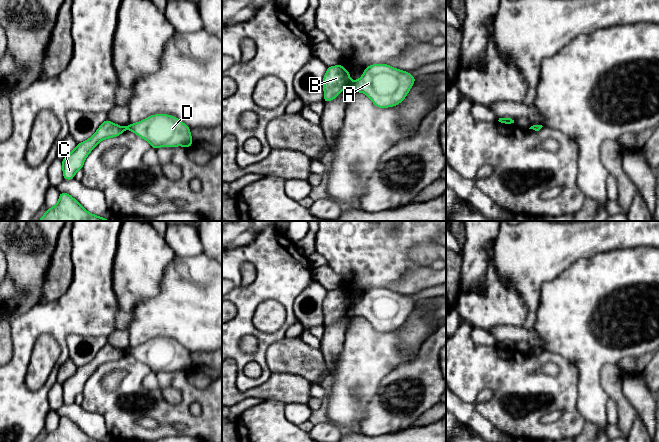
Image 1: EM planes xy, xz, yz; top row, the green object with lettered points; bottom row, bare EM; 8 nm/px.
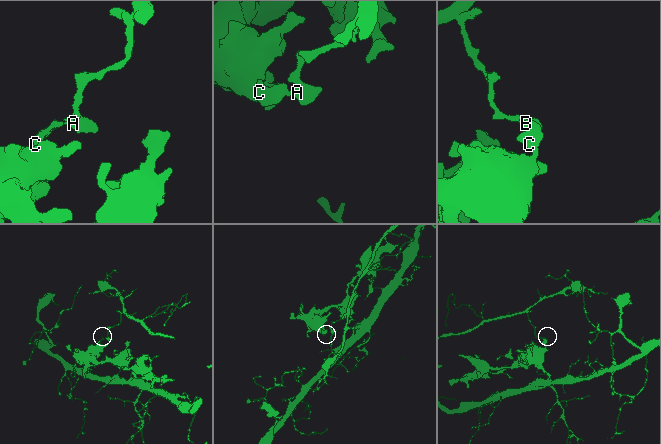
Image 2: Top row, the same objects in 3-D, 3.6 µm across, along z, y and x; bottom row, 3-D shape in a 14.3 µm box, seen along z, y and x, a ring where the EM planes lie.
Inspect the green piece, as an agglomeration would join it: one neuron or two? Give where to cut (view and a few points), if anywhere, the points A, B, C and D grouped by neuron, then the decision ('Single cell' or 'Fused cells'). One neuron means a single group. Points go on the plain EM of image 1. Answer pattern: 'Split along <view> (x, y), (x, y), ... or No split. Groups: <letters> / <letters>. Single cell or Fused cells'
Split along xz (351, 305), (348, 309). Groups: A D / B C. Fused cells

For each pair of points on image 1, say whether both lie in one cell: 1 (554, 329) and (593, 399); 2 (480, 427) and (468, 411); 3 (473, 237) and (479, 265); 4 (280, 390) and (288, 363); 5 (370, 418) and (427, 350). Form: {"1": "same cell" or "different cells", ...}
{"1": "same cell", "2": "same cell", "3": "same cell", "4": "different cells", "5": "same cell"}

